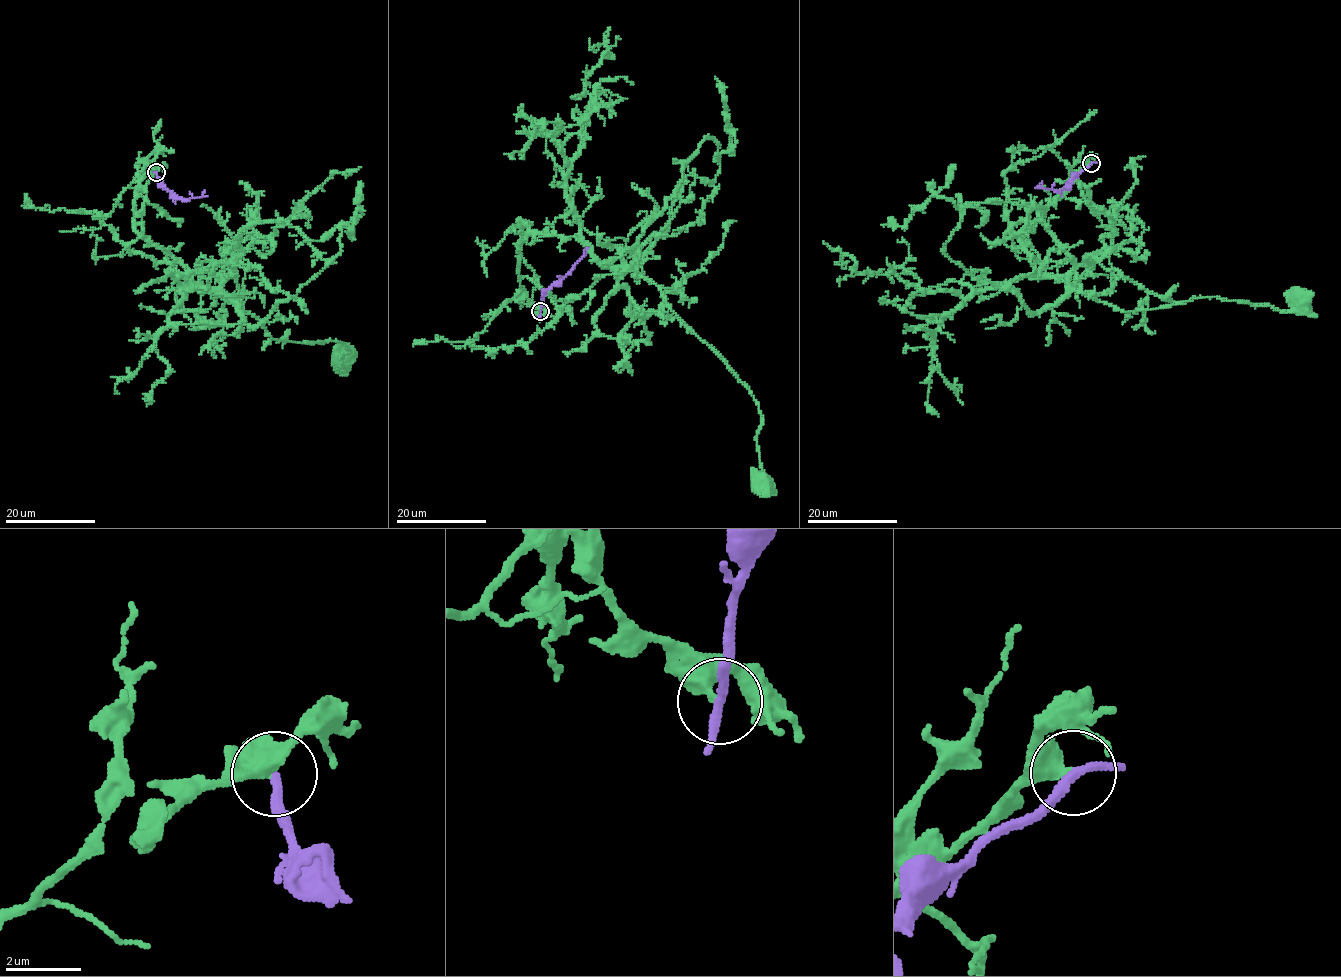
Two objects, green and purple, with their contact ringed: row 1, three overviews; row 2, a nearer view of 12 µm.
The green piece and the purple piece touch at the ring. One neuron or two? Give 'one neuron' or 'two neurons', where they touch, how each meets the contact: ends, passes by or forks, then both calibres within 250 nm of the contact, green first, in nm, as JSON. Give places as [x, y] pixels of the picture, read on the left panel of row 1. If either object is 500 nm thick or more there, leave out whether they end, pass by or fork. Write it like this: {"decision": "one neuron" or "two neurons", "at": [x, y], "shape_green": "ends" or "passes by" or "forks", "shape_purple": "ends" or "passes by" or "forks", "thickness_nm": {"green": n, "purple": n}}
{"decision": "two neurons", "at": [156, 172], "shape_green": "ends", "shape_purple": "passes by", "thickness_nm": {"green": 480, "purple": 240}}

